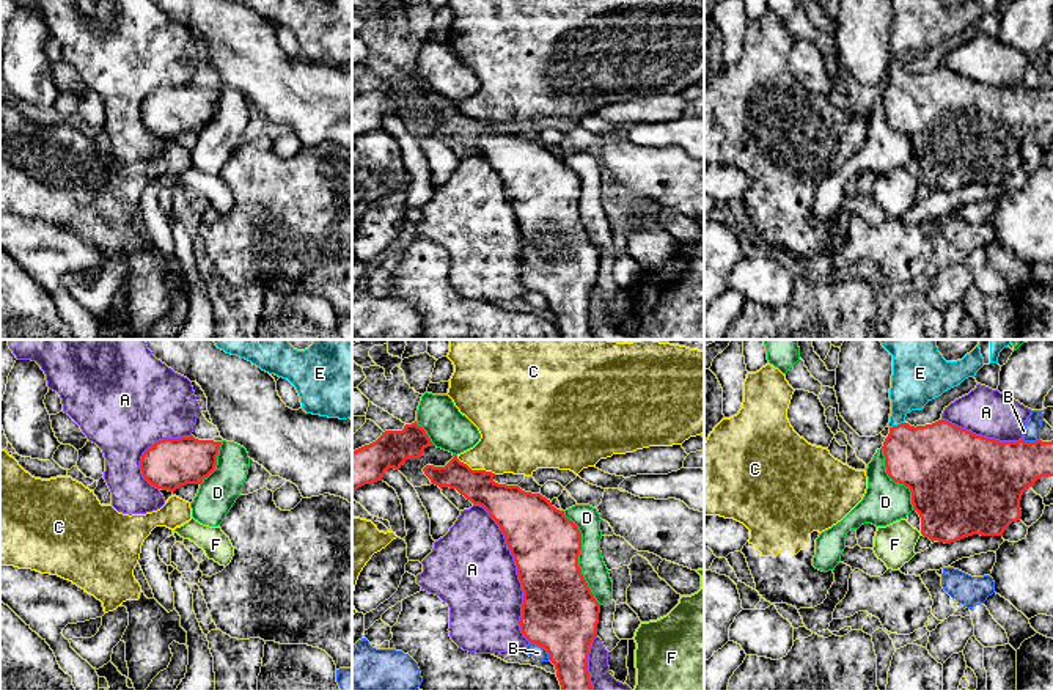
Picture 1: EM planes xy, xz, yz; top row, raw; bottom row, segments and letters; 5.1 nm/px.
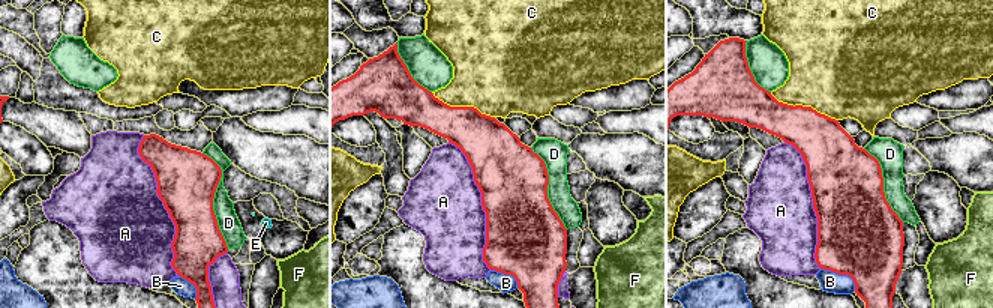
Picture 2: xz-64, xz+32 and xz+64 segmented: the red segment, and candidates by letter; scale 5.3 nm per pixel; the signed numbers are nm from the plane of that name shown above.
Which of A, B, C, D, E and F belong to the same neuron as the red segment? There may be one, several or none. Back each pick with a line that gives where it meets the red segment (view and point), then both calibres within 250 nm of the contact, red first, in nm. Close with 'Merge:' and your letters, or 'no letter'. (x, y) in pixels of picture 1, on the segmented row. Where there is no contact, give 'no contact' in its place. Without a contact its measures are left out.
E: contact yz (898, 425); calibres 360 and 240 nm
Merge: E

